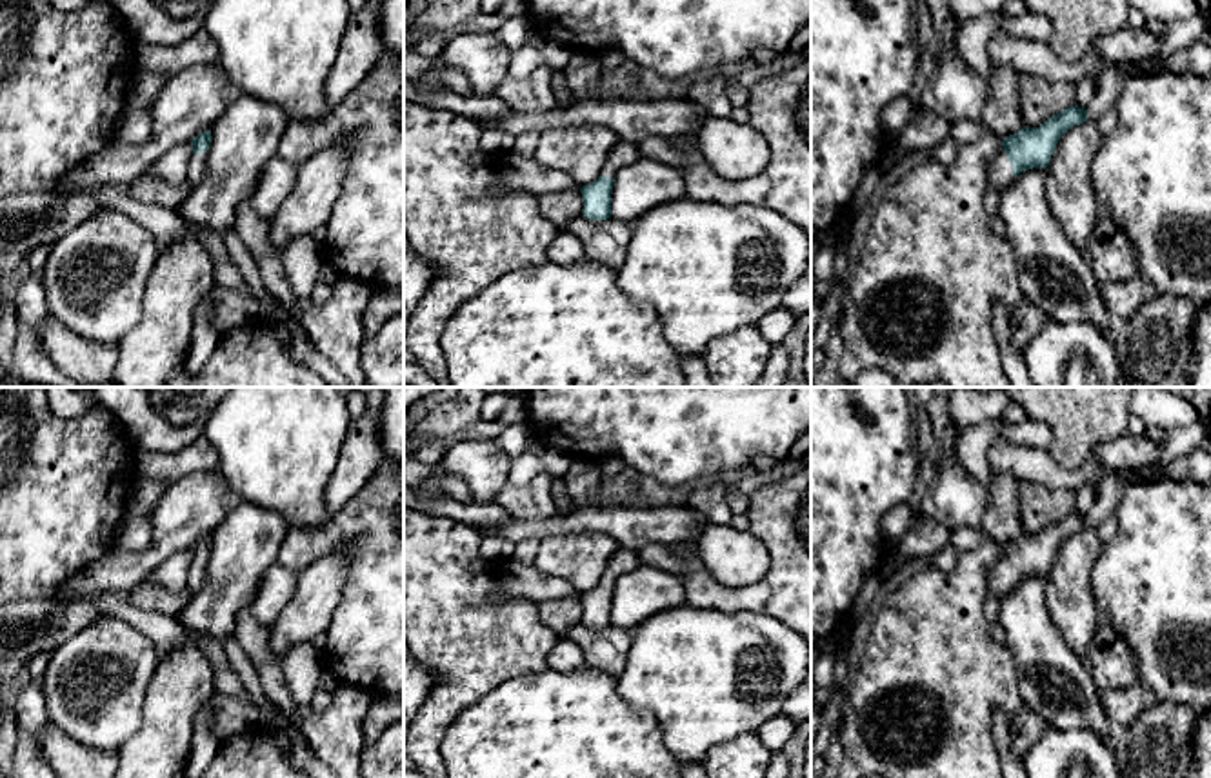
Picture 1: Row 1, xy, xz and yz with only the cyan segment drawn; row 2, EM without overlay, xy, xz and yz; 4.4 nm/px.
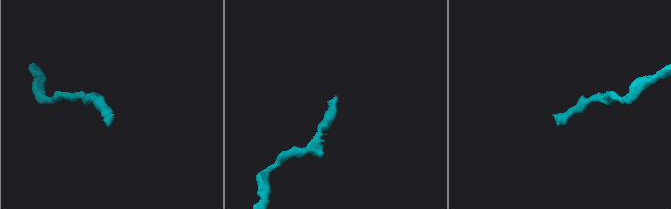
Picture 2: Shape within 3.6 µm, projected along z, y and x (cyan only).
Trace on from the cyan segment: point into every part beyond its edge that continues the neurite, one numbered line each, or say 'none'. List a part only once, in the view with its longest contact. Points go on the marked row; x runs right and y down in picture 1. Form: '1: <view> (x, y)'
1: yz (1000, 173)

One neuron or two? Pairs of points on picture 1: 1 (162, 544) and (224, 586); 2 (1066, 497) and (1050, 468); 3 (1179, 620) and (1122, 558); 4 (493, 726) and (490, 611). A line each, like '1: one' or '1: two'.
1: two
2: two
3: one
4: two

